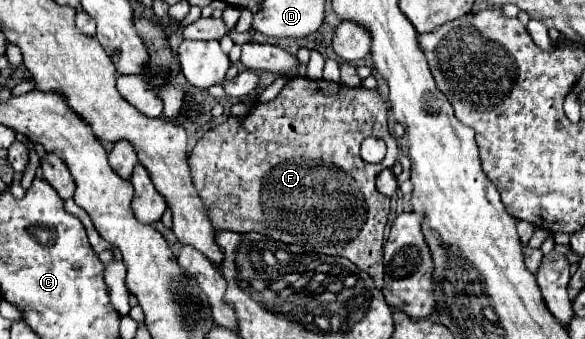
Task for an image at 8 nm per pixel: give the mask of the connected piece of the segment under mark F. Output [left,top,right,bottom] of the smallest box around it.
[190,77,398,289]

